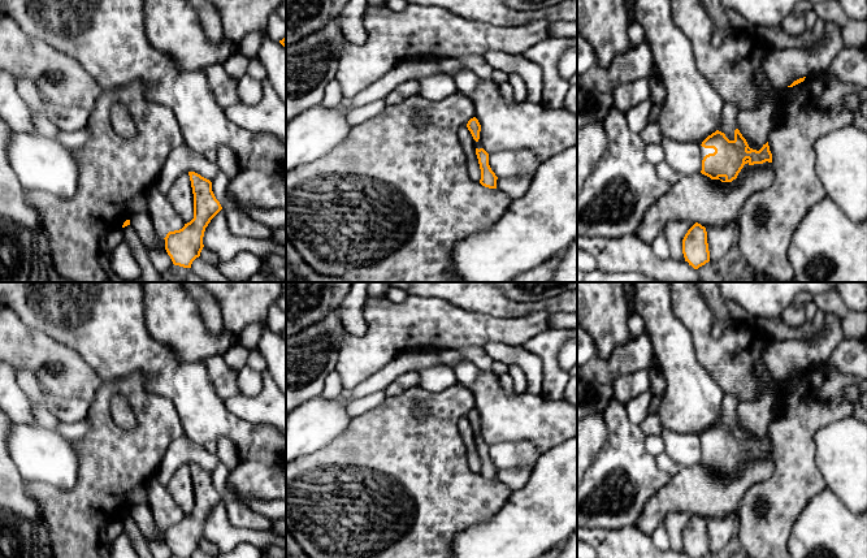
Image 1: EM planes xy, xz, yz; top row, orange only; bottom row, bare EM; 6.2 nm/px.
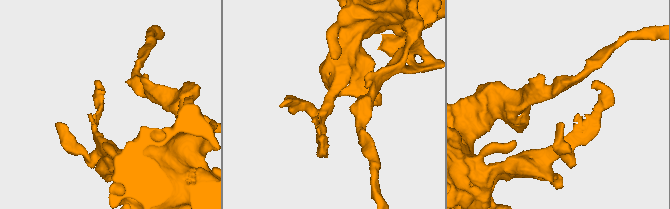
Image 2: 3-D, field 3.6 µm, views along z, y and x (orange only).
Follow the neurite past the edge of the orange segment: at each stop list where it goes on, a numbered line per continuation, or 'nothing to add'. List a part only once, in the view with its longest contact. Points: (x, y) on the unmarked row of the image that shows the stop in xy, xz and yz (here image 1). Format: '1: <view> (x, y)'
1: yz (728, 415)

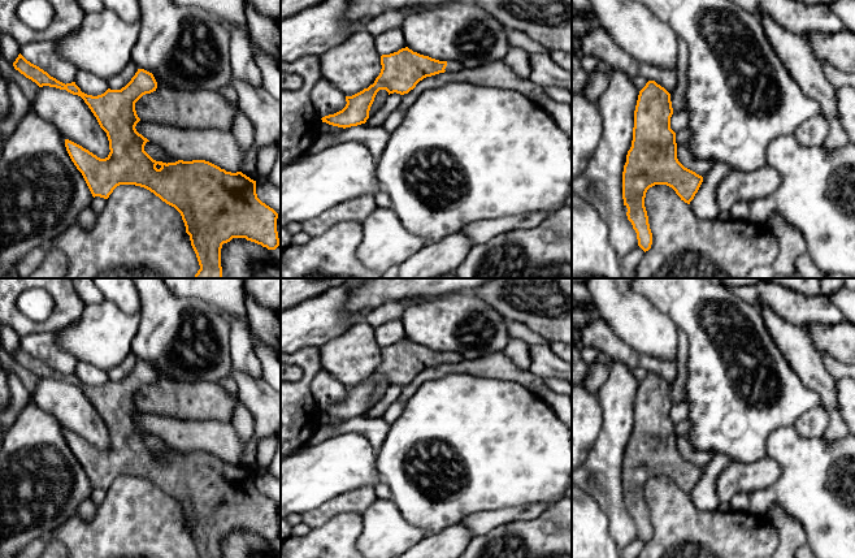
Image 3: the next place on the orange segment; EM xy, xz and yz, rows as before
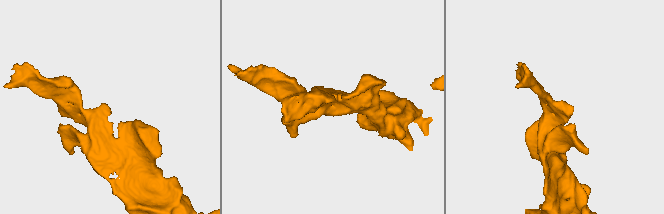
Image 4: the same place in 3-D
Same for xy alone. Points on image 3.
nothing to add

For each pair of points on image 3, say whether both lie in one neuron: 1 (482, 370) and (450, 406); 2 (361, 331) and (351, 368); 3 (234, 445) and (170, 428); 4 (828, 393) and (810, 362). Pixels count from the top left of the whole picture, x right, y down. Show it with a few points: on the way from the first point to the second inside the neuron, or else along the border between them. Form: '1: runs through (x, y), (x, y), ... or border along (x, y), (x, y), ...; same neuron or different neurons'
1: border along (445, 376), (469, 373), (506, 381); different neurons
2: runs through (359, 340), (351, 359); same neuron
3: runs through (218, 438), (212, 436), (186, 436); same neuron
4: runs through (824, 385), (811, 370); same neuron

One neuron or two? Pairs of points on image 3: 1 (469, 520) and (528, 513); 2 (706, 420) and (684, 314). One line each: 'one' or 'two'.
1: one
2: one

